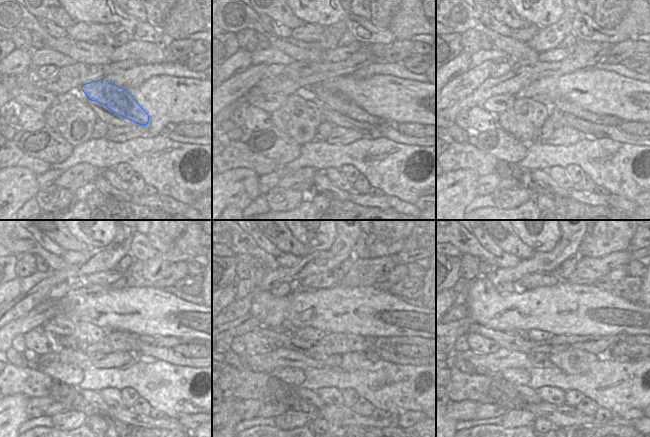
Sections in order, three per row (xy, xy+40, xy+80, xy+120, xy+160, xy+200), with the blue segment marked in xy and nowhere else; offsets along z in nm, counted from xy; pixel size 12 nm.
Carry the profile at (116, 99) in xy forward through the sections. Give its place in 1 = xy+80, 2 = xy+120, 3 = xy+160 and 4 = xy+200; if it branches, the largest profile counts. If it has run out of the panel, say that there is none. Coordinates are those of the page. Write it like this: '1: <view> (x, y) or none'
1: xy+80 (563, 104)
2: xy+120 (170, 342)
3: xy+160 (380, 342)
4: xy+200 (632, 339)

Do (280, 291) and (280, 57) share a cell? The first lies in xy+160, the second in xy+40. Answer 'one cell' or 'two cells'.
two cells

